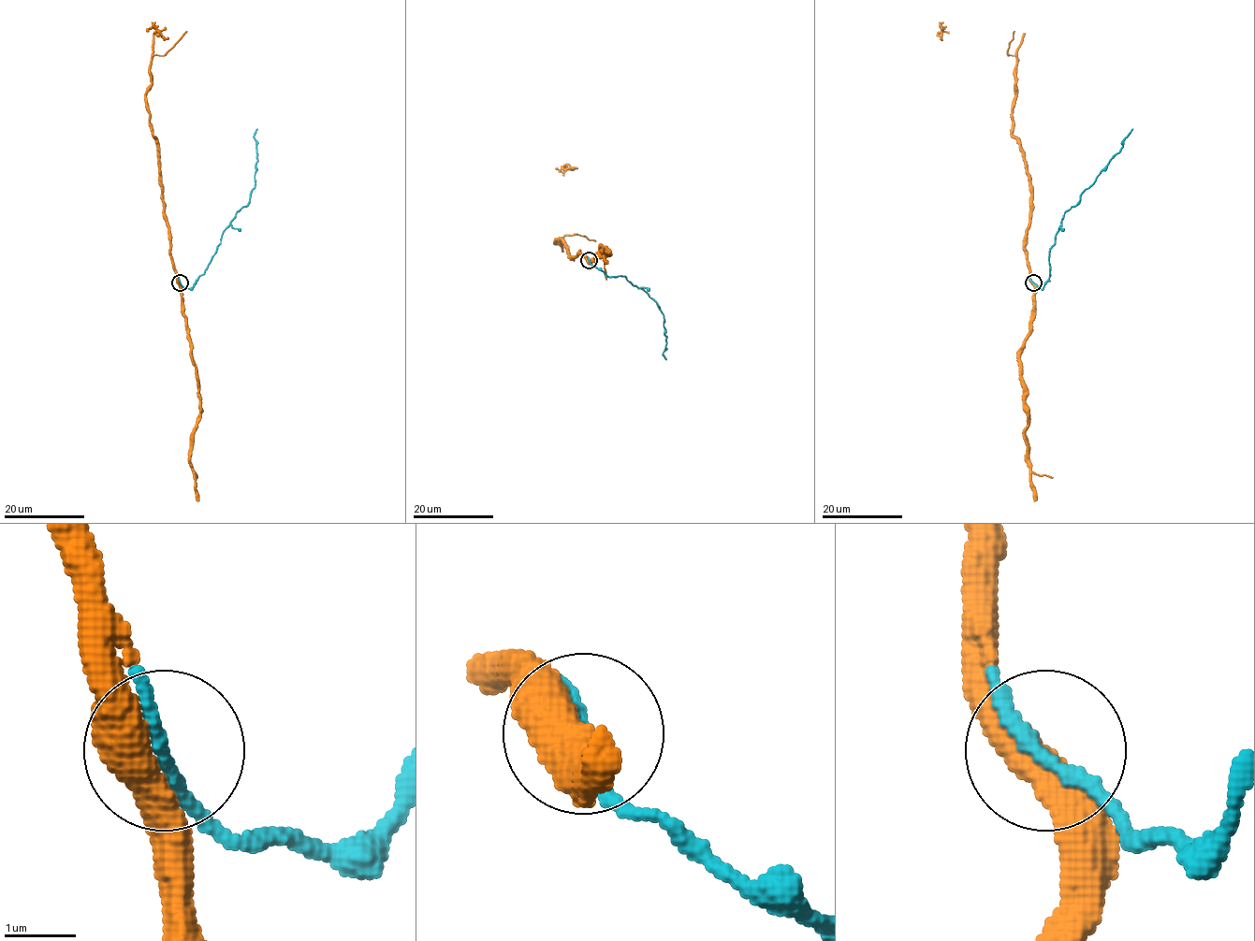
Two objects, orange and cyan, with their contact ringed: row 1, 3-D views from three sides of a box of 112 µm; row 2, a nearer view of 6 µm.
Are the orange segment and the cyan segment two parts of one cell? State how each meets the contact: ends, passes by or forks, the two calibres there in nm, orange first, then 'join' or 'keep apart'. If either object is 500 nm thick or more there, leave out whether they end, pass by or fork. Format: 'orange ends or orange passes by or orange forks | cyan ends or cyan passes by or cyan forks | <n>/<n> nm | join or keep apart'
500/190 nm | join

